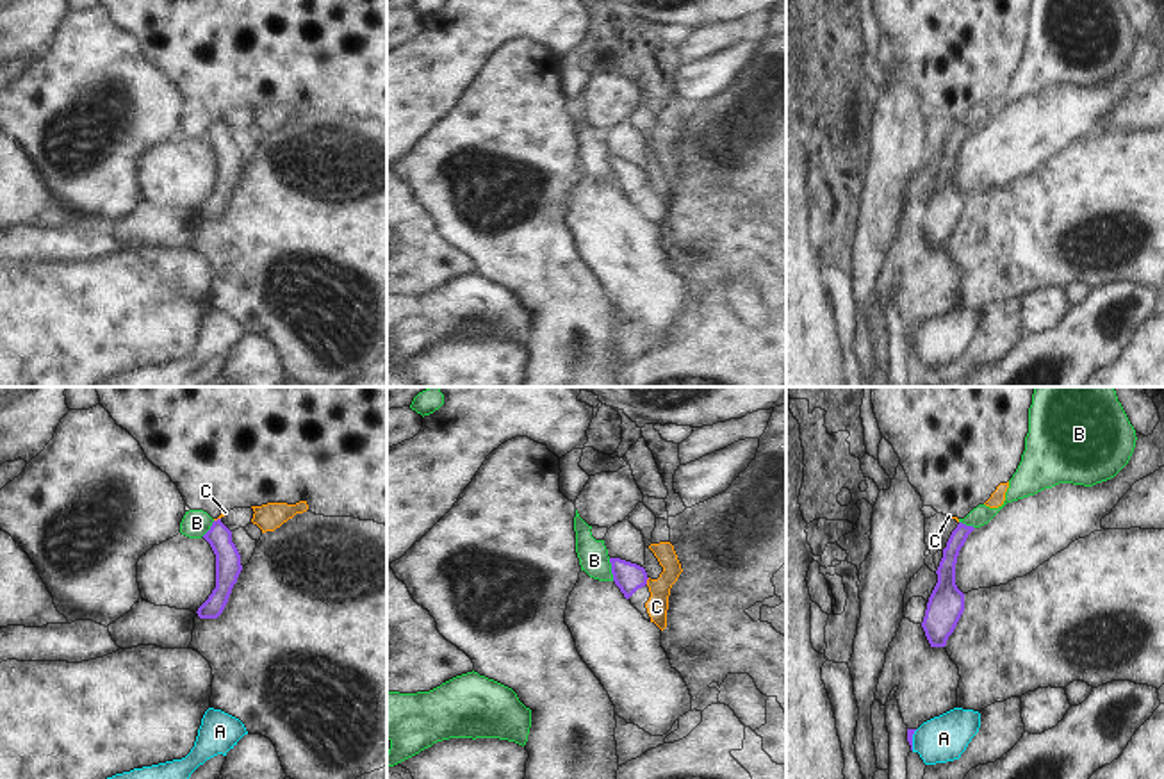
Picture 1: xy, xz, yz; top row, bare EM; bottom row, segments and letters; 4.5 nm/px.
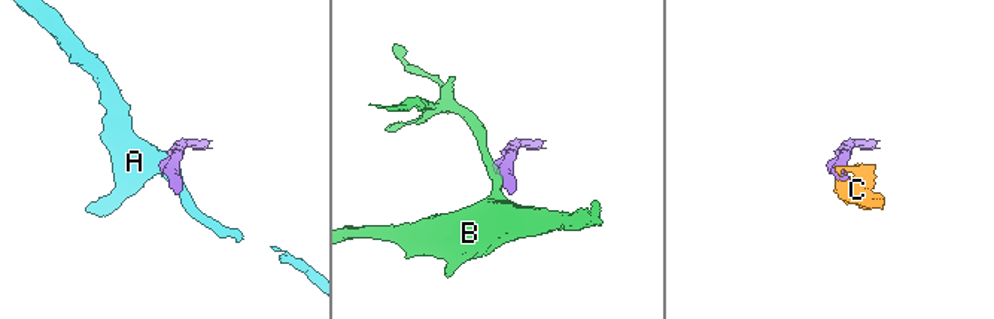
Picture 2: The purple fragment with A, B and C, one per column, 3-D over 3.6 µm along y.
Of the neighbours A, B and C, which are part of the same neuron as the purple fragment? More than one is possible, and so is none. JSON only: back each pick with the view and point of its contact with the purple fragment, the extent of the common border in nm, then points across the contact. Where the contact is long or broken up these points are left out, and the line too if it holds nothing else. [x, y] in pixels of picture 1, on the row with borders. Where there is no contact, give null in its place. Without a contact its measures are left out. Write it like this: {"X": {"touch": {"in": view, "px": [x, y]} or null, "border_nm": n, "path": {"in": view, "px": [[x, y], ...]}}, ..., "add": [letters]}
{"C": {"touch": {"in": "xz", "px": [646, 582]}, "border_nm": 40, "path": {"in": "xz", "px": [[628, 576], [646, 582], [656, 590], [656, 606]]}}, "add": ["C"]}

